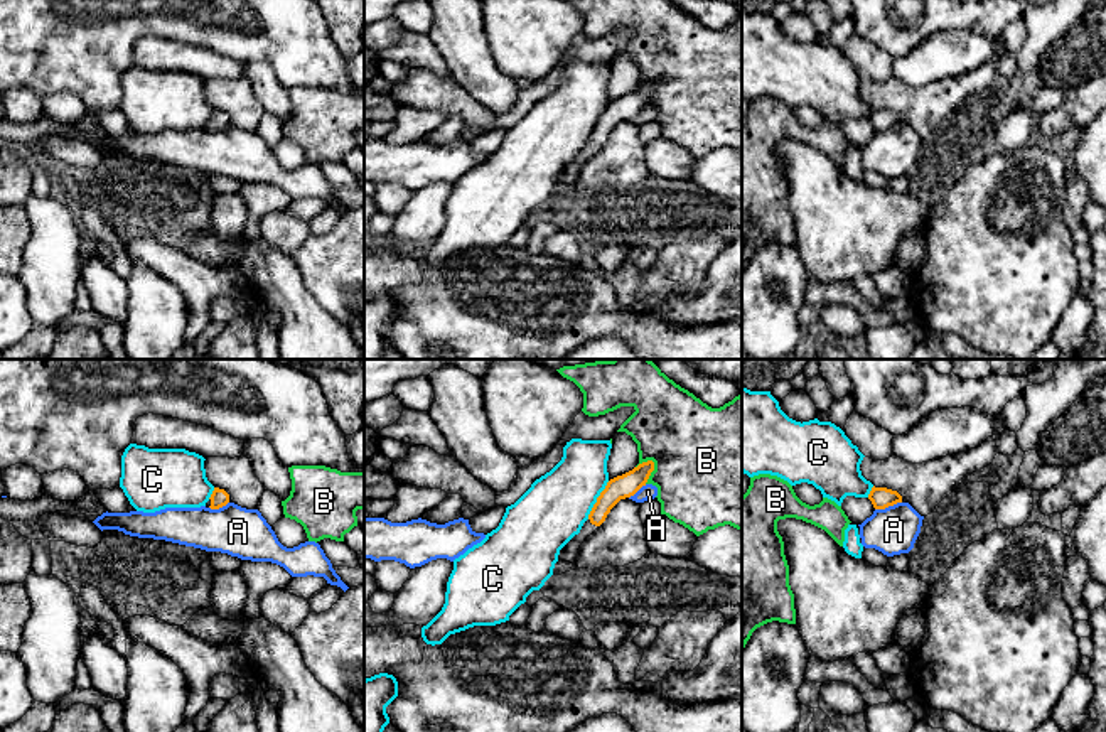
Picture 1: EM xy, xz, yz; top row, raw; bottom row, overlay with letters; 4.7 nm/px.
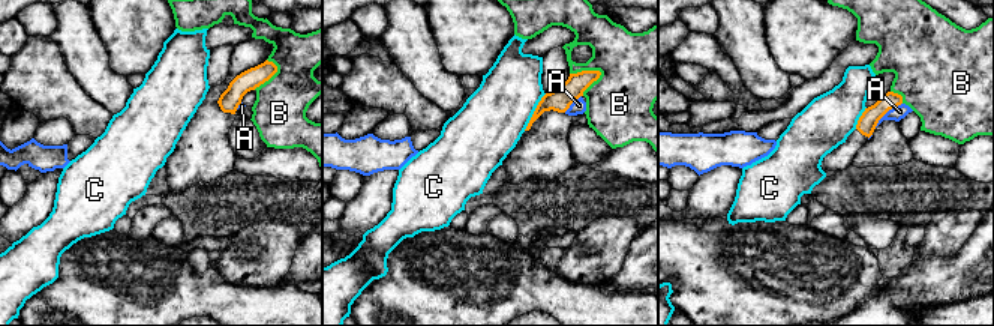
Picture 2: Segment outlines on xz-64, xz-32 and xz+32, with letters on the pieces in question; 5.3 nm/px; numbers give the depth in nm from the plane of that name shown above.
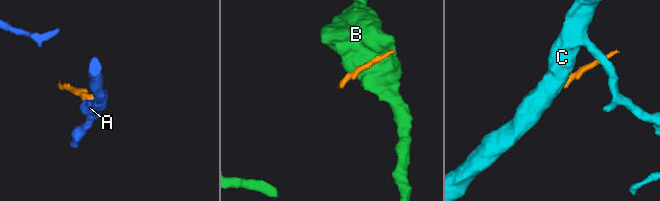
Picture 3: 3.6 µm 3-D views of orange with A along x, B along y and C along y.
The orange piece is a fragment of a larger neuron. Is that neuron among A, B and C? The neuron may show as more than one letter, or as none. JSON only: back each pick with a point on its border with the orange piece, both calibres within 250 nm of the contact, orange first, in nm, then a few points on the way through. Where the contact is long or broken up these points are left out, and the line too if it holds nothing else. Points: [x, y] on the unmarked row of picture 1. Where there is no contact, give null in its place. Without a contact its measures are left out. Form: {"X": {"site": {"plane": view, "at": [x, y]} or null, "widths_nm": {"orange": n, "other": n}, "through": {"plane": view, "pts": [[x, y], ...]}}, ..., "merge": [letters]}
{"merge": []}

